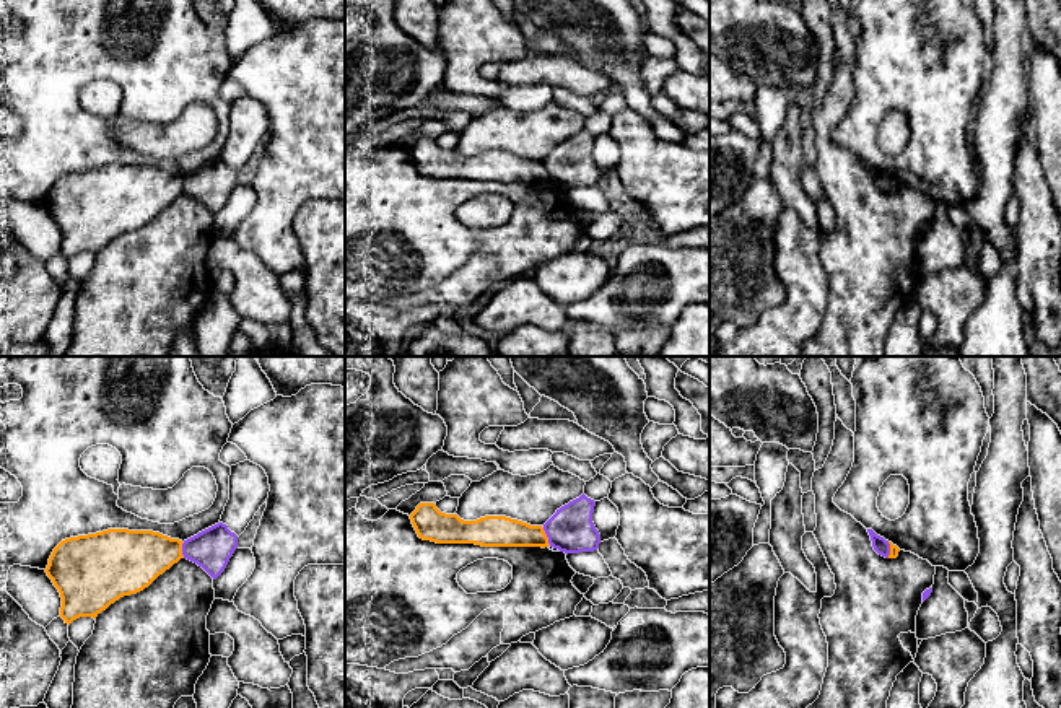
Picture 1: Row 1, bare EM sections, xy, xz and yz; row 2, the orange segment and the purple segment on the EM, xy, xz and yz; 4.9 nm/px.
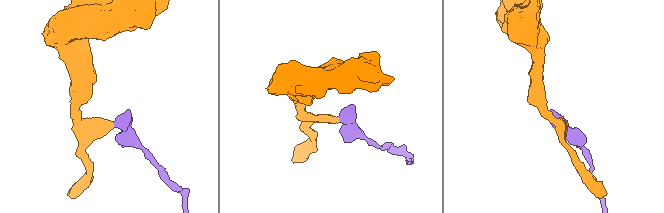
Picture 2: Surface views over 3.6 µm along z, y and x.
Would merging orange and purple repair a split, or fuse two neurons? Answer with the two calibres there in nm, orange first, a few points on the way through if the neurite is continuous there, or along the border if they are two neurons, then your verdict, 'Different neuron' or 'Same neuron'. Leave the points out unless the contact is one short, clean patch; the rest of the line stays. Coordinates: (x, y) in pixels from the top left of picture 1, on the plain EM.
Thickness 160 nm (orange) against 220 nm. Boundary: xz (542, 163), (550, 179). Different neuron

